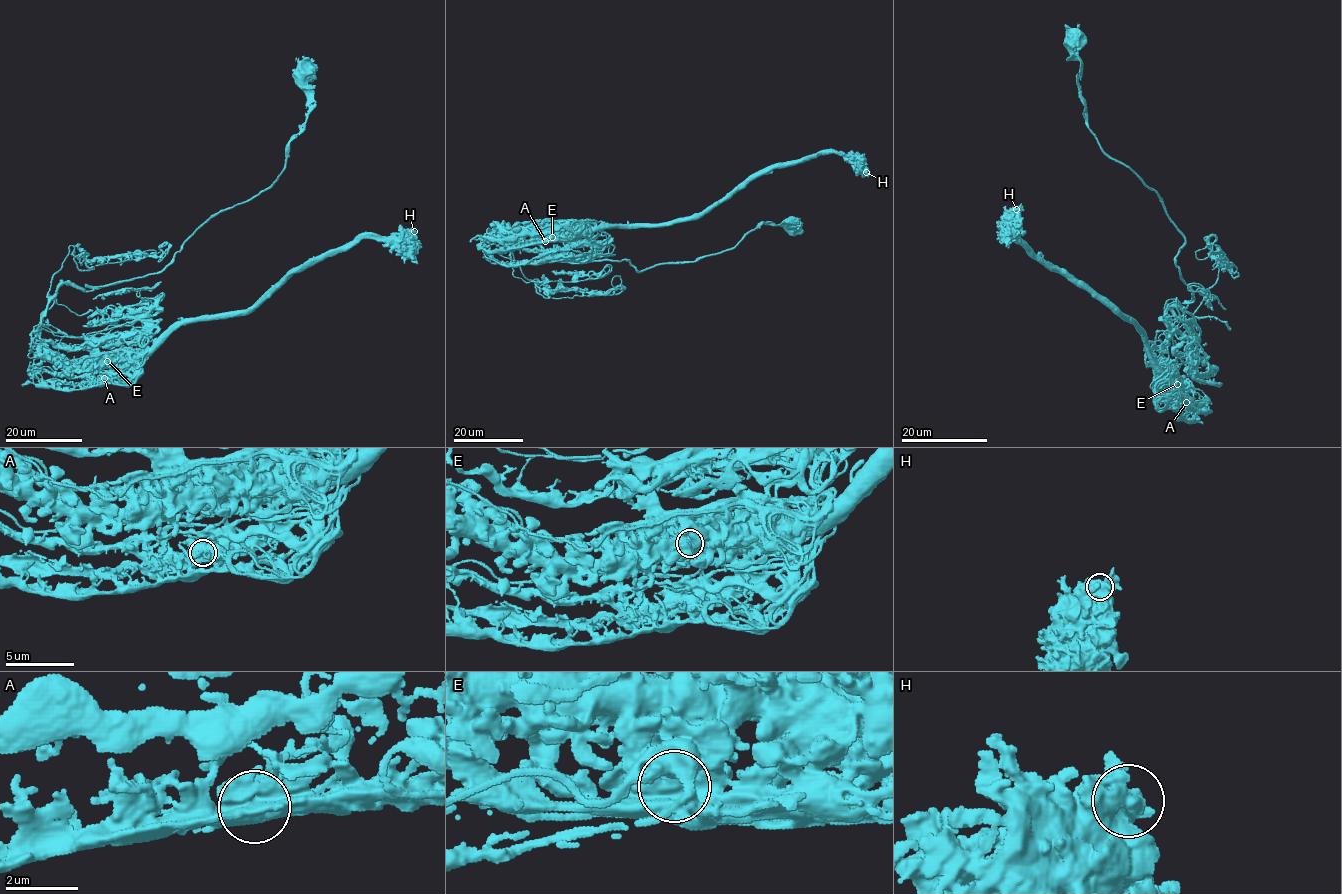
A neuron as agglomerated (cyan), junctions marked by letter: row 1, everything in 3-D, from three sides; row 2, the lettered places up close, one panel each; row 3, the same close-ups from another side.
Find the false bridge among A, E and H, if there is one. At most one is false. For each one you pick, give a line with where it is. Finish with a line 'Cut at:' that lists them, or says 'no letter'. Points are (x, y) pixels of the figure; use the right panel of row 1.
E: (1177, 384)
Cut at: E

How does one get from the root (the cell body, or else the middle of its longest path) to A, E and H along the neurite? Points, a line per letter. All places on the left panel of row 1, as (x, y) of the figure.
A: (306, 72), (308, 115), (268, 189), (158, 272), (59, 287), (33, 341), (104, 378)
E: (306, 72), (308, 115), (268, 189), (212, 214), (158, 272), (59, 287), (33, 341), (71, 367), (108, 361)
H: (306, 72), (270, 186), (158, 272), (63, 283), (33, 341), (121, 360), (253, 310), (359, 238), (414, 231)

